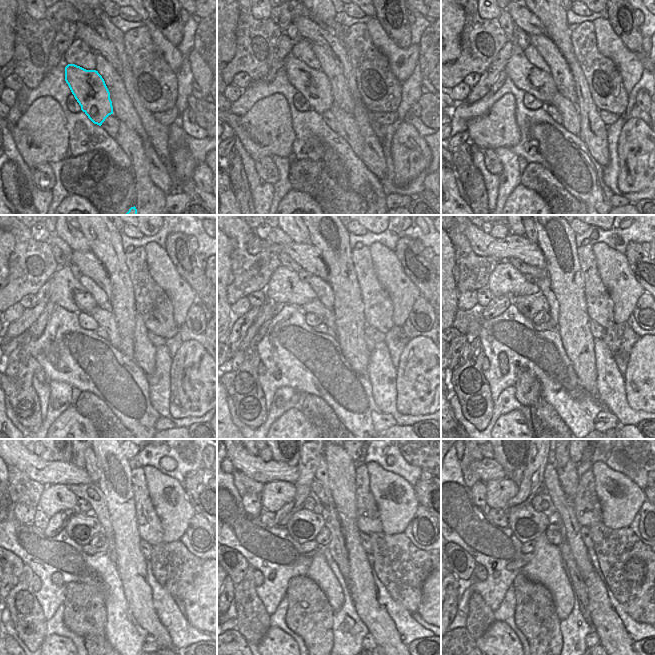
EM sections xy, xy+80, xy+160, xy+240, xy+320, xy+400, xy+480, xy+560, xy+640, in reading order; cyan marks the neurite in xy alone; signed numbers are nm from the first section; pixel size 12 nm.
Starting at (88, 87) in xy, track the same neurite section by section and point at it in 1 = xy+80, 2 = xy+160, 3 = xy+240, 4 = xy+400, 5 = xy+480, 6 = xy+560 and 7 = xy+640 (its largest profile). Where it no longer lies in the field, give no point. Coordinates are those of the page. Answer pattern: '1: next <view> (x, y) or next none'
1: next xy+80 (314, 85)
2: next xy+160 (525, 76)
3: next xy+240 (66, 291)
4: next xy+400 (505, 278)
5: next xy+480 (56, 497)
6: next xy+560 (274, 495)
7: next xy+640 (498, 491)

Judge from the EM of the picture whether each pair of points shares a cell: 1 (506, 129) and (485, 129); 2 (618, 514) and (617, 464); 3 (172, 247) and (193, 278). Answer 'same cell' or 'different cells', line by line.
1: same cell
2: different cells
3: same cell

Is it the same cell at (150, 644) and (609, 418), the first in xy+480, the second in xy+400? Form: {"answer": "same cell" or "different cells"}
{"answer": "same cell"}

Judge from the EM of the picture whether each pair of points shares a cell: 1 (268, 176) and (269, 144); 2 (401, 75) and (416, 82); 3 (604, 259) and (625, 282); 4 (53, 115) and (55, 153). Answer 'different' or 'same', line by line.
1: different
2: different
3: same
4: same

